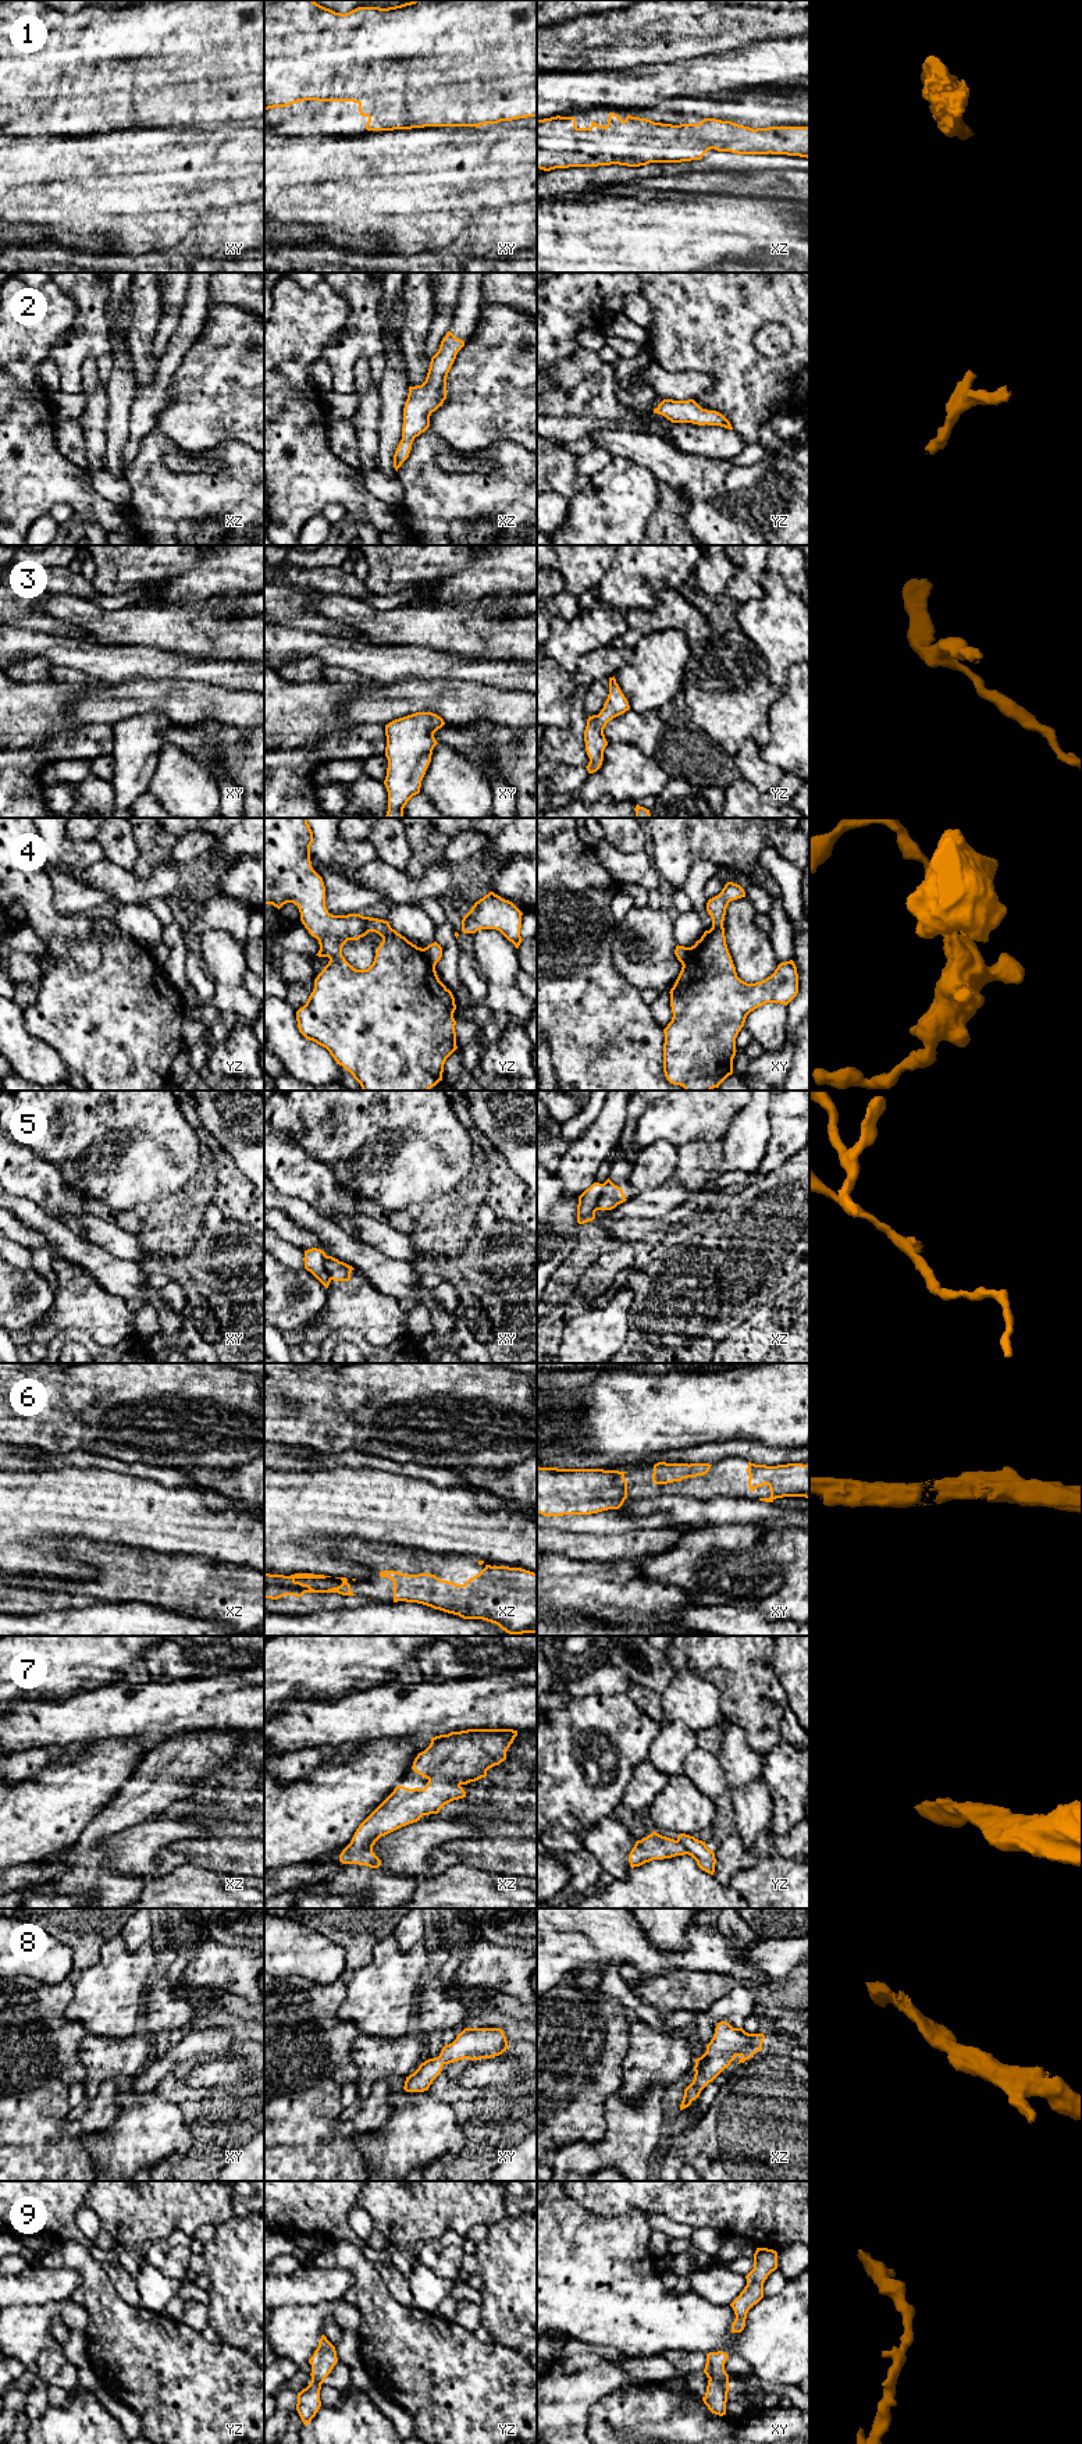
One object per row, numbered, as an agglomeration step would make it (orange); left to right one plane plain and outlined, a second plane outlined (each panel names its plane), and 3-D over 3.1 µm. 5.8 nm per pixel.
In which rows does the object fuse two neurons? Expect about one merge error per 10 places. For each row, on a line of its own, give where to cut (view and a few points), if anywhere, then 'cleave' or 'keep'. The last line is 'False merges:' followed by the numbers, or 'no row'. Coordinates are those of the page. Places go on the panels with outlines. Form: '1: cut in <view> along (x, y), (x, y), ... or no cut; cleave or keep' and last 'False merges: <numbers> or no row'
1: no cut; keep
2: no cut; keep
3: no cut; keep
4: cut in yz along (423, 949), (424, 959), (434, 968); cleave
5: cut in xz along (604, 1184), (604, 1191), (595, 1209); cleave
6: no cut; keep
7: no cut; keep
8: no cut; keep
9: no cut; keep
False merges: 4, 5

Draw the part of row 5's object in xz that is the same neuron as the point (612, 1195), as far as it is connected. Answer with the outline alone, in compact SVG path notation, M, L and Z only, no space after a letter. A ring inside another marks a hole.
M609 1178L604 1182L604 1192L598 1199L598 1209L597 1210L612 1210L617 1205L626 1202L626 1196L623 1189L615 1185Z

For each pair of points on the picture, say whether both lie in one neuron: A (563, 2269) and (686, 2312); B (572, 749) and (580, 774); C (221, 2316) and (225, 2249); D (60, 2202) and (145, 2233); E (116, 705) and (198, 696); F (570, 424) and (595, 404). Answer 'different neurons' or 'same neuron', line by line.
A: same neuron
B: different neurons
C: same neuron
D: different neurons
E: same neuron
F: different neurons

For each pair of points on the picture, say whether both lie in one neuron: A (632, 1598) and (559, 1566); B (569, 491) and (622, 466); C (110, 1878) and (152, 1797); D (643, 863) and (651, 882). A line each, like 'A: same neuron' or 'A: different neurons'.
A: same neuron
B: different neurons
C: same neuron
D: same neuron

